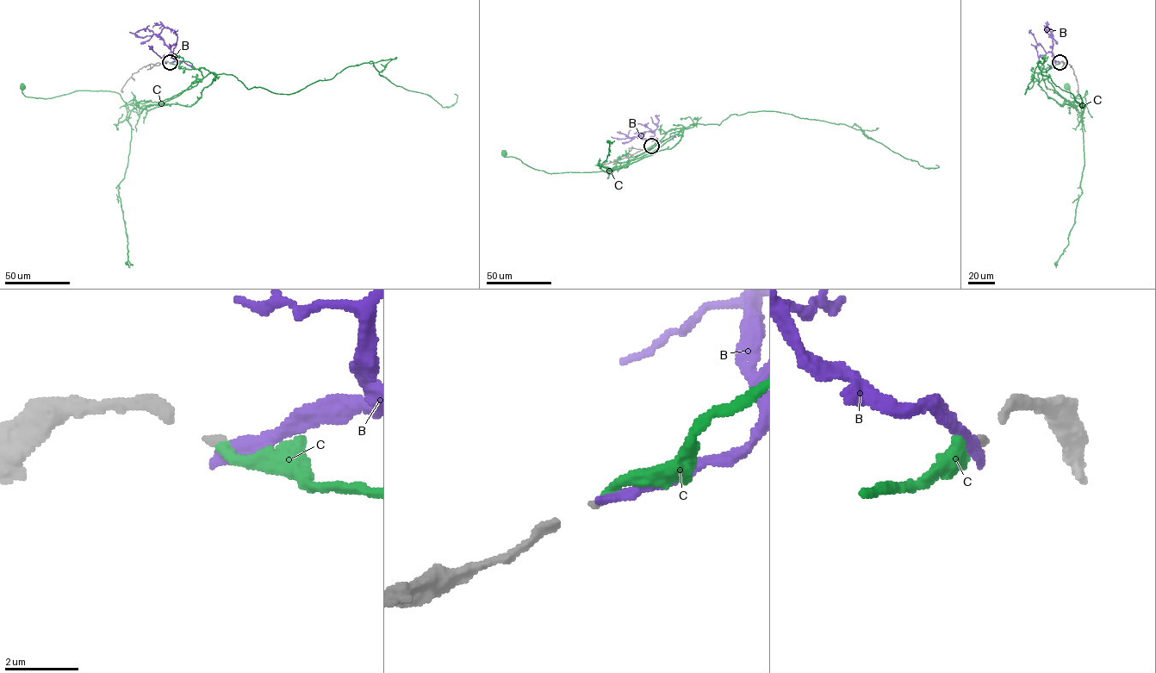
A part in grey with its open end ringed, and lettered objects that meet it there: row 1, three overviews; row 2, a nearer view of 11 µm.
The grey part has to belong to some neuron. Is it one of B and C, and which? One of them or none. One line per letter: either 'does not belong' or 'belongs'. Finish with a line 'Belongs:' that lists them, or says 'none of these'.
B: does not belong
C: belongs
Belongs: C

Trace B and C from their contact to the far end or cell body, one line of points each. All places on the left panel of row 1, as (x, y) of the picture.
B: (170, 63), (175, 61), (175, 56), (159, 36), (153, 34), (137, 37), (129, 32)
C: (170, 62), (198, 69), (203, 77), (158, 102), (127, 104), (119, 94), (108, 90), (27, 96), (22, 87)

